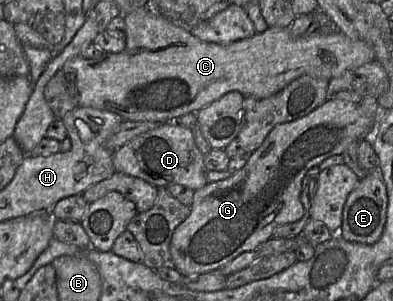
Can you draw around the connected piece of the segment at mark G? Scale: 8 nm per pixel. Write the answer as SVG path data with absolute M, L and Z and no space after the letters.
M327 100L325 103L311 111L309 114L293 121L285 122L275 126L262 144L251 154L248 155L247 162L239 171L231 174L228 178L207 183L202 188L194 193L193 202L190 205L190 215L179 225L173 232L170 242L170 253L175 269L183 276L198 276L213 270L220 269L225 264L235 259L243 252L253 250L260 244L272 238L275 228L282 224L293 223L299 220L304 213L302 203L300 201L300 194L302 190L302 183L307 172L318 166L322 161L331 157L332 155L340 155L345 149L355 141L360 141L365 137L373 137L373 119L366 116L360 107L360 104L347 100Z

